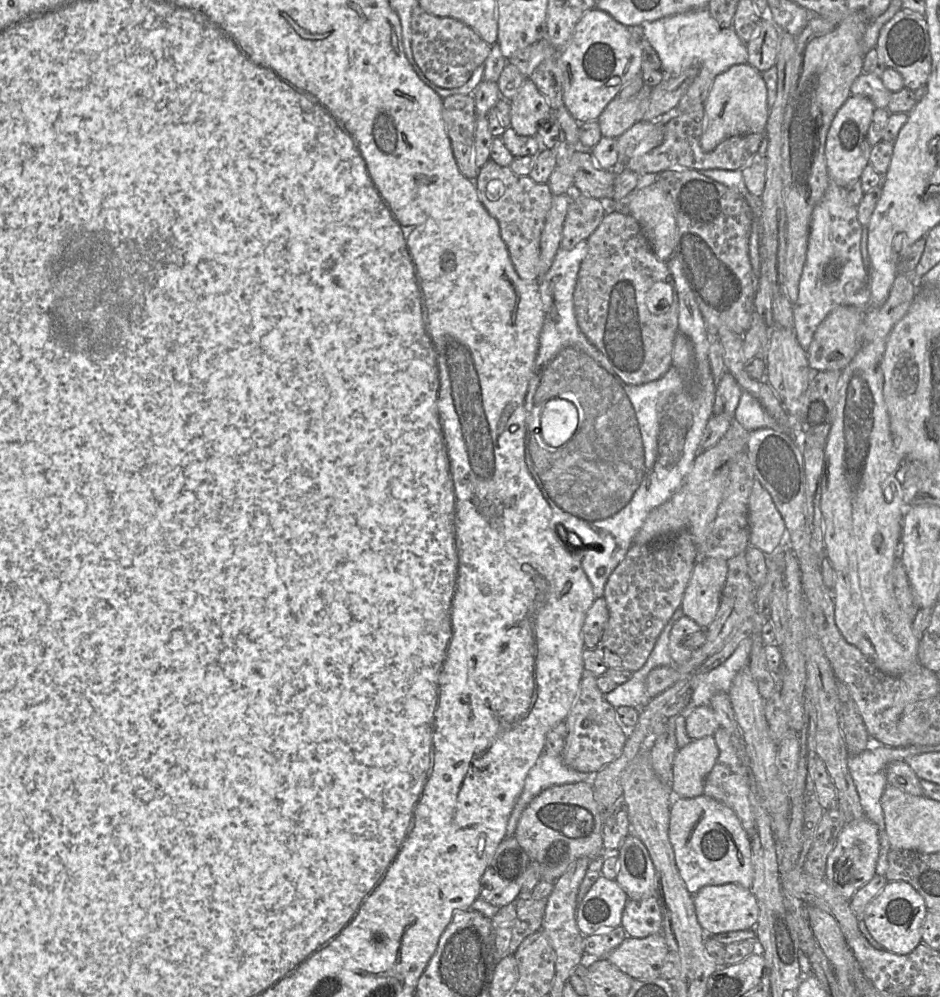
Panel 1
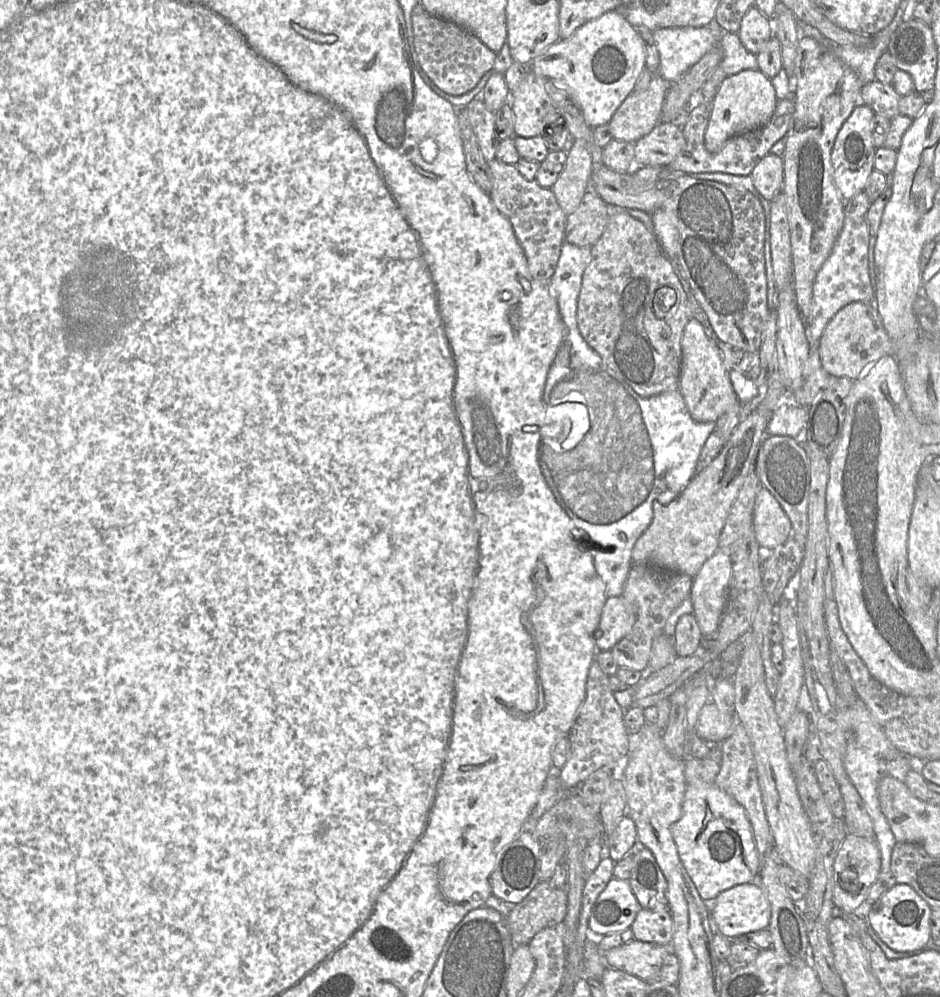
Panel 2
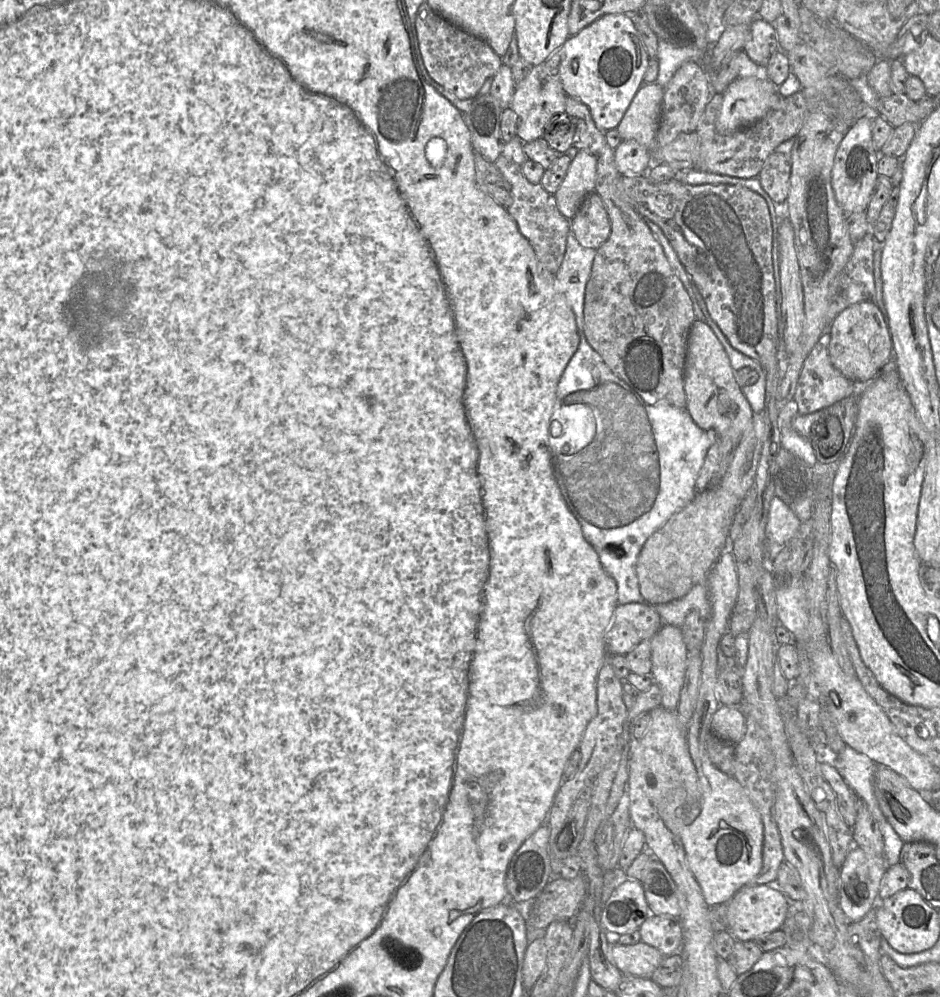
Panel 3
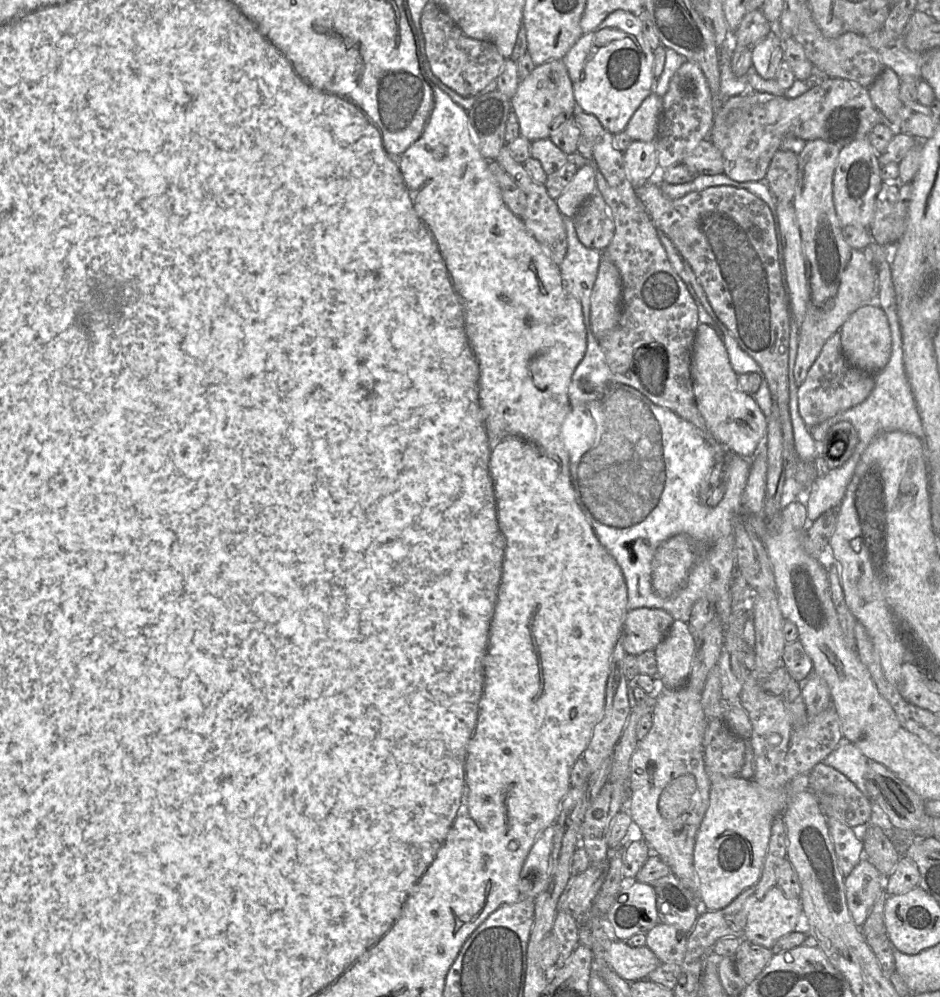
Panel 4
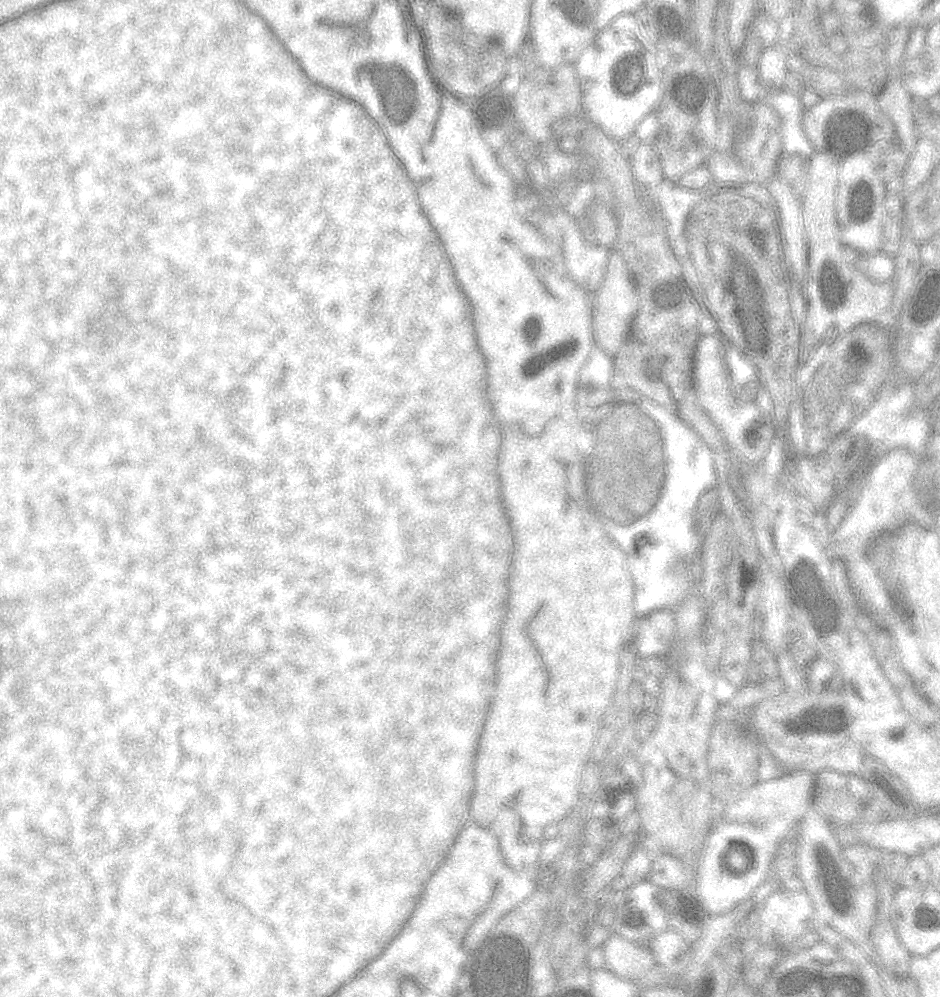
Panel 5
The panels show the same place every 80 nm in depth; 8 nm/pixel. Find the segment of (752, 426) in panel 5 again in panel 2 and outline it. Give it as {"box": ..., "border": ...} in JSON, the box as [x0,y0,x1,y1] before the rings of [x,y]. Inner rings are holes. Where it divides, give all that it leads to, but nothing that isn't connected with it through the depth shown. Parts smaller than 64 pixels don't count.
{"box":[679,320,740,422],"border":[[[695,320],[685,326],[682,340],[679,390],[691,416],[698,422],[716,421],[740,402],[715,342],[707,336],[702,324]]]}

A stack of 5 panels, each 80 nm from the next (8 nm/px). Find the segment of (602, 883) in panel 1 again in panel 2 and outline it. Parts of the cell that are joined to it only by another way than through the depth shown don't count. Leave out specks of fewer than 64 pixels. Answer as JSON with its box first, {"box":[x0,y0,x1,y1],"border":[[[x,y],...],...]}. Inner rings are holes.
{"box":[588,878,641,936],"border":[[[613,878],[594,903],[588,928],[599,936],[620,933],[631,928],[641,909],[628,881]]]}

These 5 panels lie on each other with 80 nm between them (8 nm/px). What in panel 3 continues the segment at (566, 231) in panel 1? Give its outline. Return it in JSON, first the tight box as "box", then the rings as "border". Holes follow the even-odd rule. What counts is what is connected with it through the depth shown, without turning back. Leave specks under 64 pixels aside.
{"box":[570,192,611,250],"border":[[[595,192],[588,195],[570,220],[570,232],[580,245],[597,250],[610,236],[611,223],[601,197]]]}

